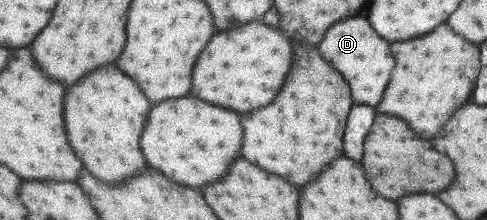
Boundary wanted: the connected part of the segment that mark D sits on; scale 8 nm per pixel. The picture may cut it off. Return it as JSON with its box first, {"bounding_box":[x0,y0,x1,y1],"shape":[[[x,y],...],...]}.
{"bounding_box":[319,18,395,108],"shape":[[[347,18],[335,22],[335,26],[327,30],[327,38],[323,38],[319,50],[327,54],[327,62],[335,62],[335,68],[347,74],[347,82],[351,82],[351,92],[355,94],[357,104],[369,104],[375,108],[381,102],[383,90],[389,84],[391,70],[395,66],[395,58],[391,56],[389,42],[377,36],[365,18]]]}

